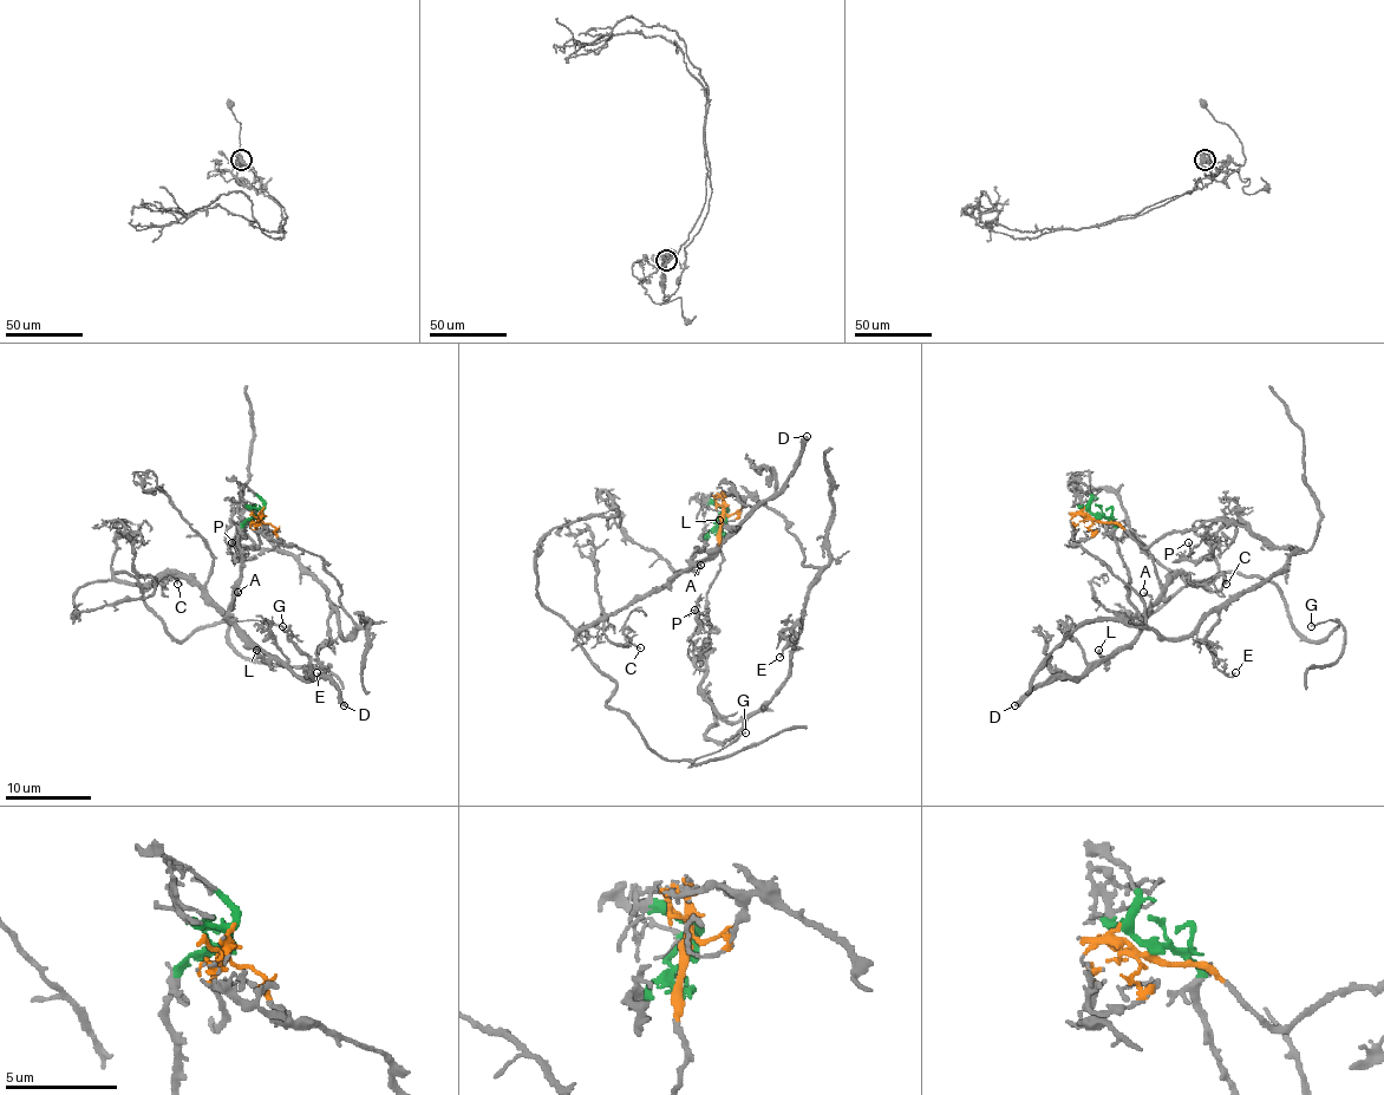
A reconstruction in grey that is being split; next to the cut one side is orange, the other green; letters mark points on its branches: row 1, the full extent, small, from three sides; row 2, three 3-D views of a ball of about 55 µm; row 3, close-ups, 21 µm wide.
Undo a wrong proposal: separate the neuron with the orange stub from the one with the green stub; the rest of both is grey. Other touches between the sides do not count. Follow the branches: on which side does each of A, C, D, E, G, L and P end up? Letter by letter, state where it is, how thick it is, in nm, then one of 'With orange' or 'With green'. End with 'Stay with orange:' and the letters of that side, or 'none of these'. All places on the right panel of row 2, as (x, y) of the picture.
A: Place: (1143, 592). Thickness 200 nm. With green
C: Place: (1226, 584). Thickness 140 nm. With green
D: Place: (1014, 705). Thickness 400 nm. With green
E: Place: (1235, 672). Thickness 140 nm. With orange
G: Place: (1311, 626). Thickness 130 nm. With green
L: Place: (1098, 650). Thickness 240 nm. With green
P: Place: (1188, 542). Thickness 150 nm. With orange
Stay with orange: E, P

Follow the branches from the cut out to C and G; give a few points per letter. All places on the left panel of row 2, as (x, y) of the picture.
C: (260, 517), (243, 525), (226, 614), (196, 585), (170, 574), (141, 591), (168, 575), (177, 585)
G: (260, 517), (243, 525), (226, 614), (170, 574), (115, 578), (154, 578), (147, 608), (177, 640), (282, 625)

